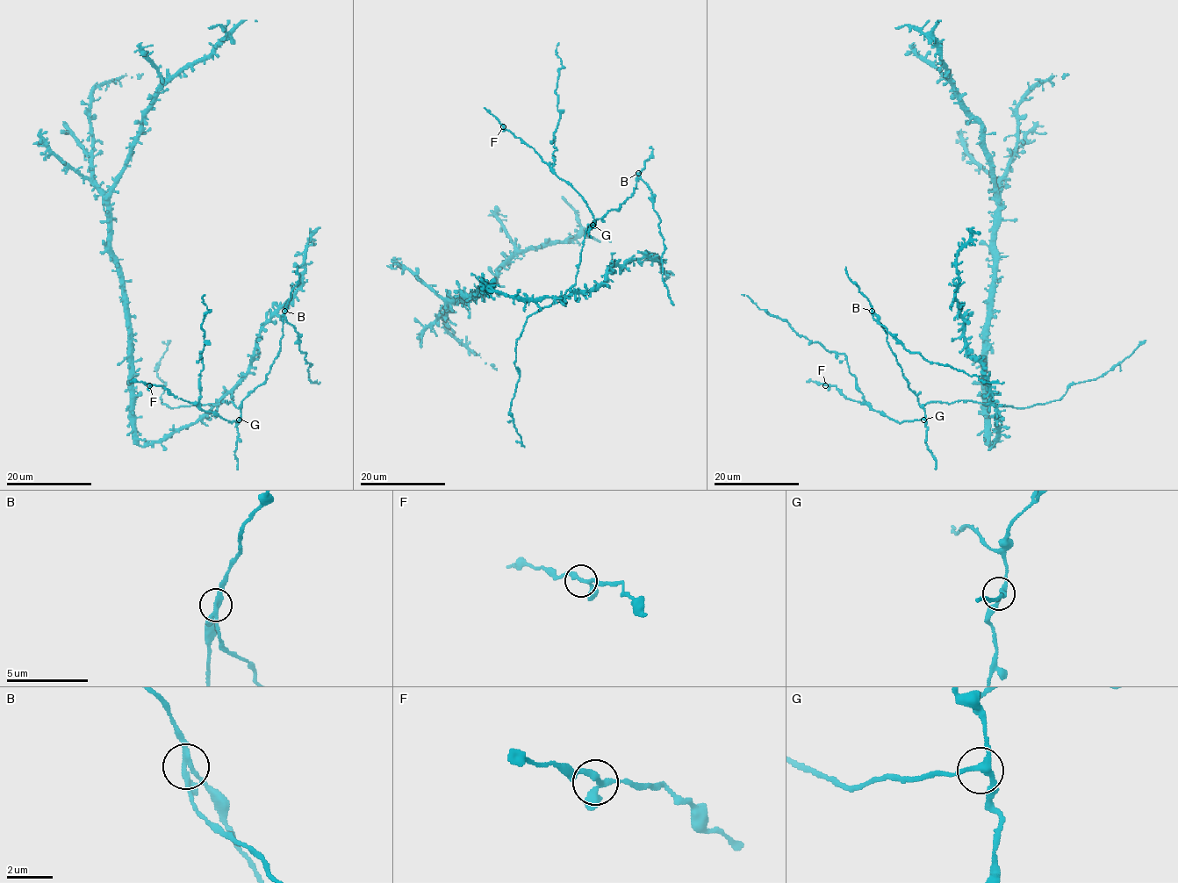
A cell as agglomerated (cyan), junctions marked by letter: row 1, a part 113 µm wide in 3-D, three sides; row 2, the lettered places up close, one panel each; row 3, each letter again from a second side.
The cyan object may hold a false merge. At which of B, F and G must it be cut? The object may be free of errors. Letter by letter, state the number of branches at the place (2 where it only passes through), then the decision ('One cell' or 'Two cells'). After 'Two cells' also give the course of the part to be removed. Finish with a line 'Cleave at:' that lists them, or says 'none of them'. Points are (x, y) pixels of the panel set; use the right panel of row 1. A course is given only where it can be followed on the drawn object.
B: Branches: 4. Two cells. Course of the part to remove: (872, 311), (873, 318), (911, 352), (919, 353), (929, 362), (963, 370), (986, 382), (1004, 382)
F: Branches: 3. One cell
G: Branches: 3. One cell
Cleave at: B

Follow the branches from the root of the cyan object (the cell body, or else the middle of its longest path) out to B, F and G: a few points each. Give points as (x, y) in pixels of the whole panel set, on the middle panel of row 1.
B: (489, 289), (522, 298), (565, 297), (576, 283), (587, 226), (631, 196), (638, 173)
F: (489, 289), (522, 298), (565, 297), (576, 283), (585, 230), (595, 226), (586, 202), (503, 126)
G: (489, 289), (522, 298), (565, 297), (576, 283), (585, 230), (589, 224), (595, 226), (592, 225)

